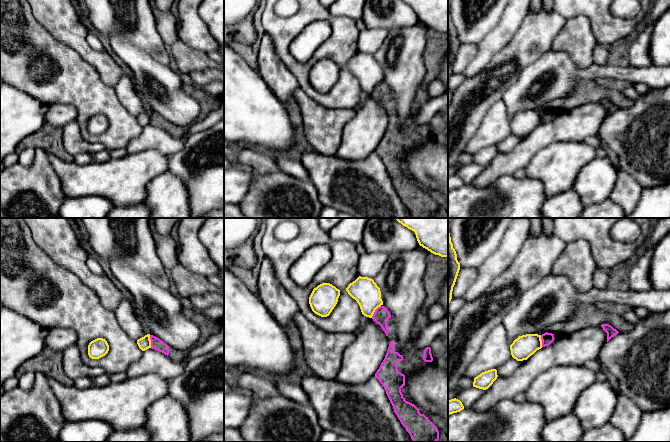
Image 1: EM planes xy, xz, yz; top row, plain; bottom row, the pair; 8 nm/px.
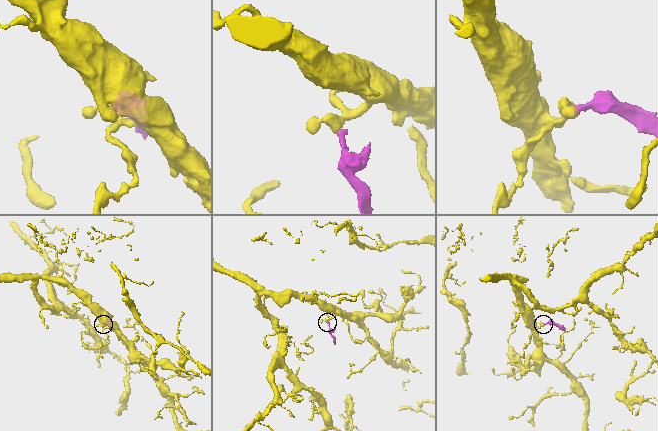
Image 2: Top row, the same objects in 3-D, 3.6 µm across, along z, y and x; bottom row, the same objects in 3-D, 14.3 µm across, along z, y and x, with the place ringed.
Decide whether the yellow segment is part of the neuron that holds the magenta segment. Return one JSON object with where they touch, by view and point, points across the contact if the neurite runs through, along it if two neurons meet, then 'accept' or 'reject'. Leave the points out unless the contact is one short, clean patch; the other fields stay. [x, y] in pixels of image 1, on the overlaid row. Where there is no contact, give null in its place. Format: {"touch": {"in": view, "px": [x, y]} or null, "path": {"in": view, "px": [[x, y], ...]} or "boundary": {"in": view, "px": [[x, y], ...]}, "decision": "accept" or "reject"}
{"touch": {"in": "xz", "px": [375, 311]}, "boundary": {"in": "xz", "px": [[380, 305], [371, 317]]}, "decision": "reject"}

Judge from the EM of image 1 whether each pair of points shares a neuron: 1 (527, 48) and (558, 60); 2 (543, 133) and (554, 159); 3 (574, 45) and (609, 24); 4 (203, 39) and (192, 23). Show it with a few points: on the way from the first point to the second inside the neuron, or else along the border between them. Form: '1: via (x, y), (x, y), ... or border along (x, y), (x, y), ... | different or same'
1: border along (551, 46), (523, 68) | different
2: border along (571, 141), (551, 143), (542, 148), (530, 161) | different
3: border along (580, 14), (589, 19), (597, 44) | different
4: via (199, 35), (192, 27) | same

